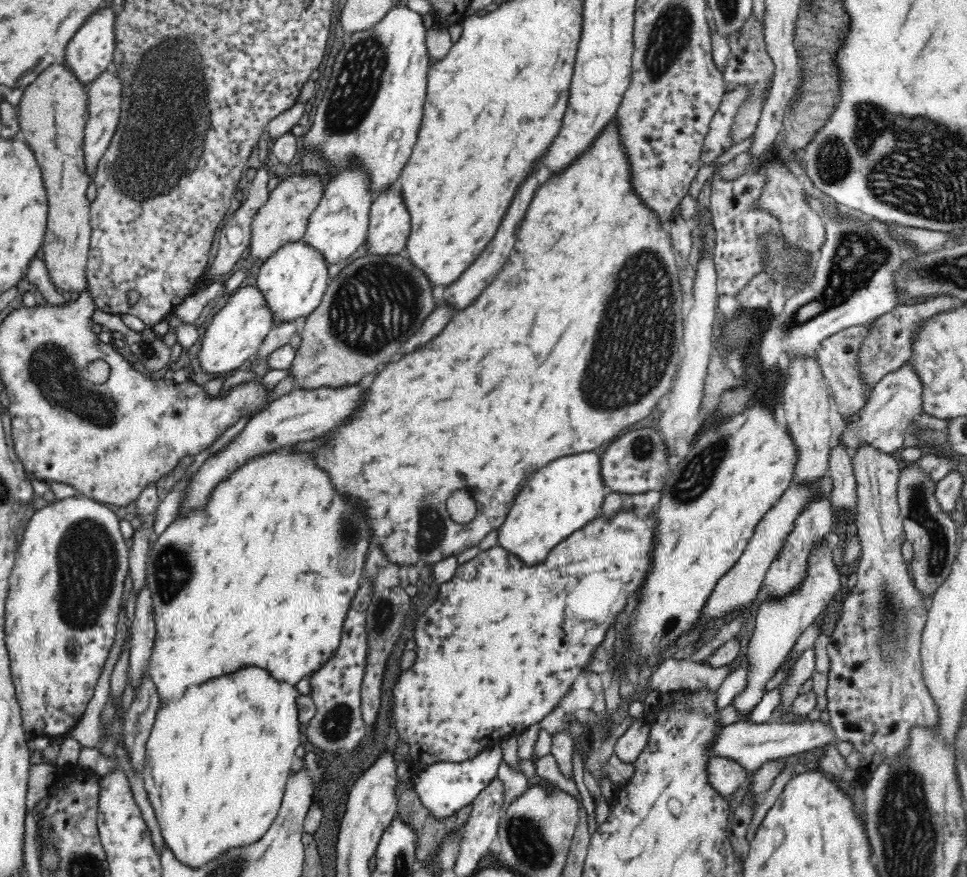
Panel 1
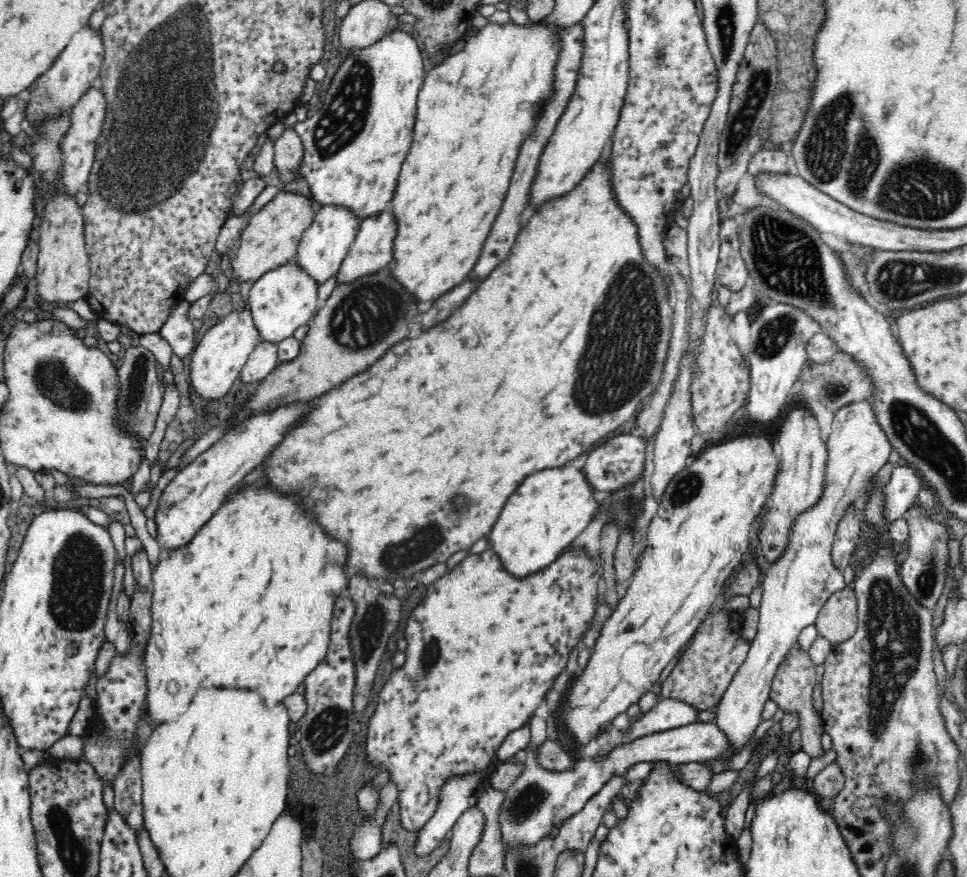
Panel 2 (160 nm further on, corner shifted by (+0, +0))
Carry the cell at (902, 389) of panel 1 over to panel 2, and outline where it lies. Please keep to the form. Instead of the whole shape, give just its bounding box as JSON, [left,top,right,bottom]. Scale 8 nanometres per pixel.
[714,399,892,772]

